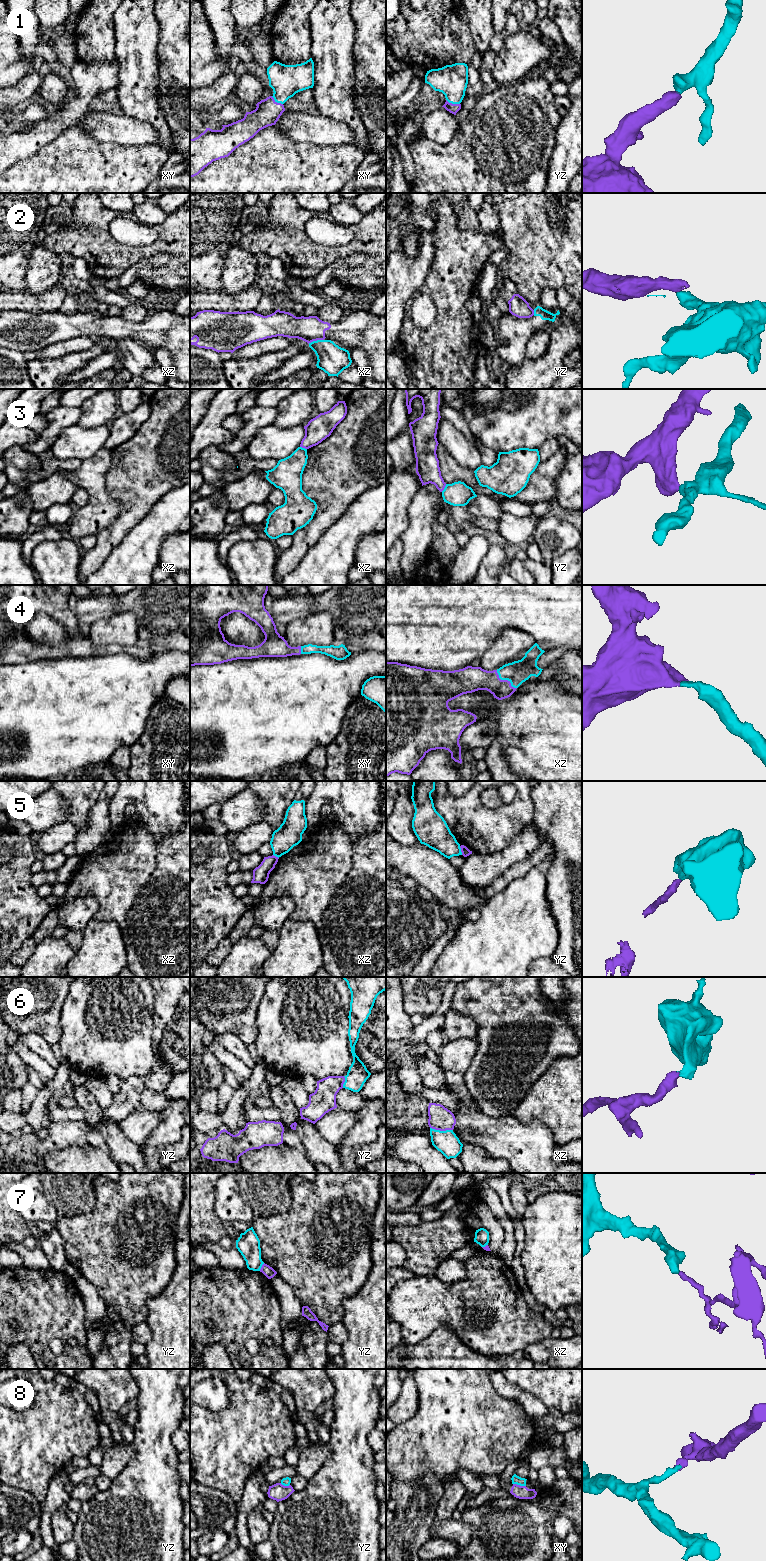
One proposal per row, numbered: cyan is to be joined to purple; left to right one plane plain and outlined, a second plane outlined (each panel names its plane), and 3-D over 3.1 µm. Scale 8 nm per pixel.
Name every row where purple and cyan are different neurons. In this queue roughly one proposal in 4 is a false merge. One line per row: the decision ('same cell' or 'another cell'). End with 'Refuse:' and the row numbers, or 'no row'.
1: same cell
2: another cell
3: another cell
4: same cell
5: another cell
6: same cell
7: another cell
8: another cell
Refuse: 2, 3, 5, 7, 8

